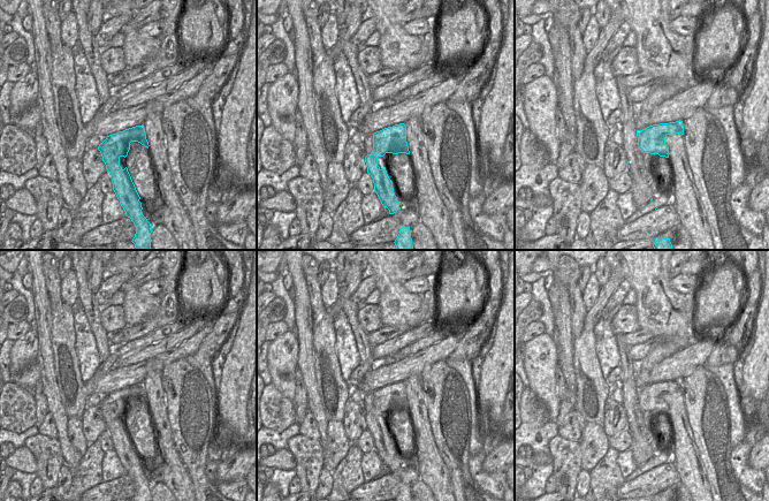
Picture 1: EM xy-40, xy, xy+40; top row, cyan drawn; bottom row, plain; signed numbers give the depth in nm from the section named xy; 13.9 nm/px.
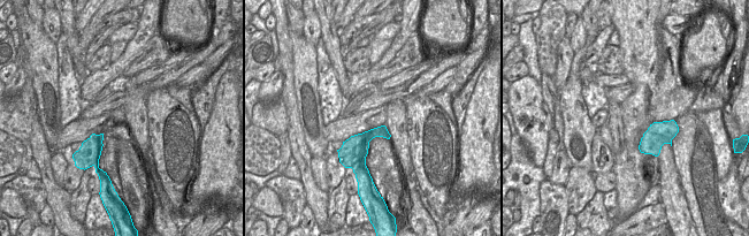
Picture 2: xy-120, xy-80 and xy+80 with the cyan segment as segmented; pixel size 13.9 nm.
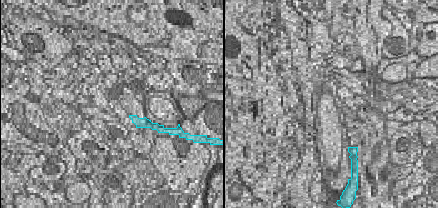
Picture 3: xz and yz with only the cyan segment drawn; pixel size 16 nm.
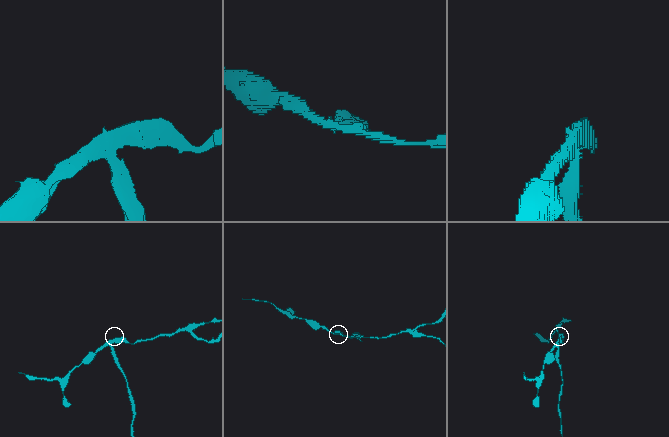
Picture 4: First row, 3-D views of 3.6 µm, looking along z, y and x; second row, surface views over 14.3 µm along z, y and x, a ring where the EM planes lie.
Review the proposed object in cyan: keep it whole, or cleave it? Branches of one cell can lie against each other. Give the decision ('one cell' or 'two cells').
two cells

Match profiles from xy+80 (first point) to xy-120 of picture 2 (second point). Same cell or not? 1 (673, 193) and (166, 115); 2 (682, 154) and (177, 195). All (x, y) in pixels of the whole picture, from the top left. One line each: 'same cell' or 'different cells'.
1: different cells
2: same cell

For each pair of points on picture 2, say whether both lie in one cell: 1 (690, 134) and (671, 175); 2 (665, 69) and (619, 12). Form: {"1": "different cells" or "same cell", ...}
{"1": "different cells", "2": "same cell"}

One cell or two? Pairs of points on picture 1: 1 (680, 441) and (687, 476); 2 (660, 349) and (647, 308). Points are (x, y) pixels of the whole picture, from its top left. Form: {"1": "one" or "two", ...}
{"1": "one", "2": "one"}

